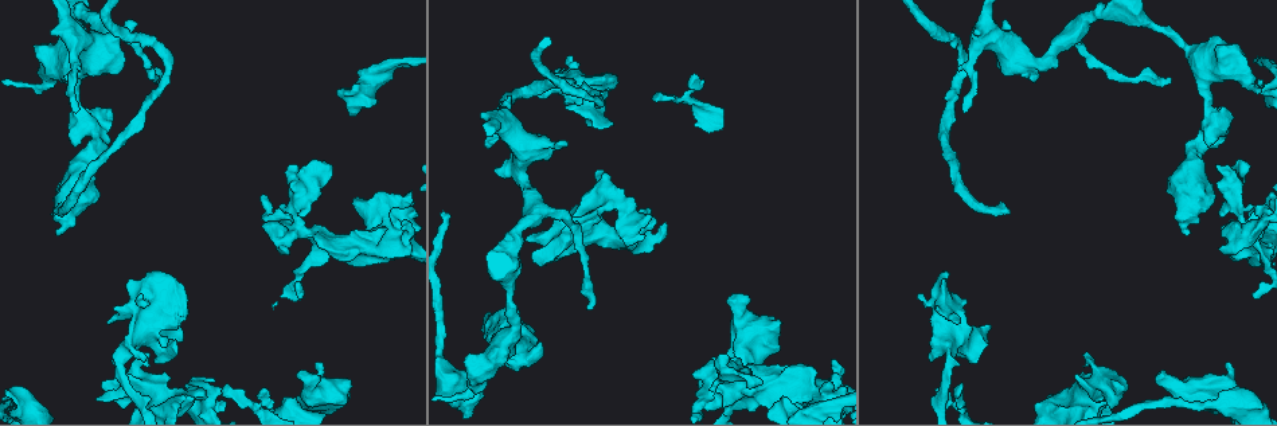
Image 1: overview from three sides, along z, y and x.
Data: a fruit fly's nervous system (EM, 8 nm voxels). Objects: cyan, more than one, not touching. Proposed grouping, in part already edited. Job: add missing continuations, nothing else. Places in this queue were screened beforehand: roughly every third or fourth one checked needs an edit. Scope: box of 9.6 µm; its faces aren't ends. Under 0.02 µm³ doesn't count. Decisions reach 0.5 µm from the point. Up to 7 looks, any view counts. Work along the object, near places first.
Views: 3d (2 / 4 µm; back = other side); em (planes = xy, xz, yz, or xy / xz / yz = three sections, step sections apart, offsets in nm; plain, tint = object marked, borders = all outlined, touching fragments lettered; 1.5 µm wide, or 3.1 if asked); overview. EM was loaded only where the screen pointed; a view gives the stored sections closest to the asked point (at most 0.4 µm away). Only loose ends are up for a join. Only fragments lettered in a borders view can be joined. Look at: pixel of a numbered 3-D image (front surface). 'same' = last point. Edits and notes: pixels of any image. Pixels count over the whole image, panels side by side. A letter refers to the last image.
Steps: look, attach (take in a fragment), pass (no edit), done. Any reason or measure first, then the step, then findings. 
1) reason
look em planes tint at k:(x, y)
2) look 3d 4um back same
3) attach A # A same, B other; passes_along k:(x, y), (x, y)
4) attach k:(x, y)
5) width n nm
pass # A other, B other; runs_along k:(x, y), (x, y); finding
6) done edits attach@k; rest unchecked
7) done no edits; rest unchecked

an open end
look em planes plain at 1:(985, 327)

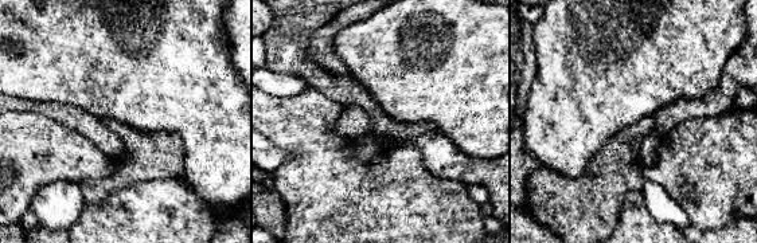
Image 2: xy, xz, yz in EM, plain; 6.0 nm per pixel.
what lies round it
look em planes borders same

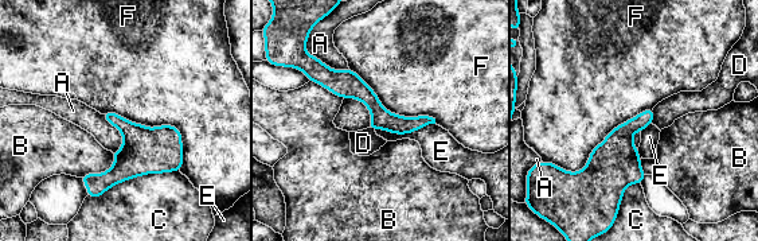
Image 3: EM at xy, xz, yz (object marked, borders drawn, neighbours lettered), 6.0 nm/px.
pass # A other, B other, C other, D other, E other, F other; runs_along 3:(316, 72), (393, 123), (429, 120); no lettered fragment goes on from it

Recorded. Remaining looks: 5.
long arm stops here
look em yz step 8 borders at 1:(1005, 210)

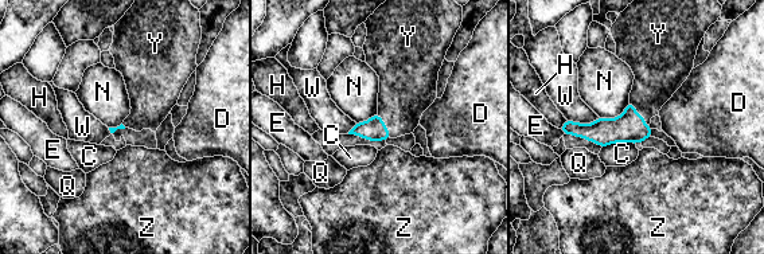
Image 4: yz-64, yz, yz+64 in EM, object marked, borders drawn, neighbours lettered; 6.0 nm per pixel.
cut it another way
look em planes borders same

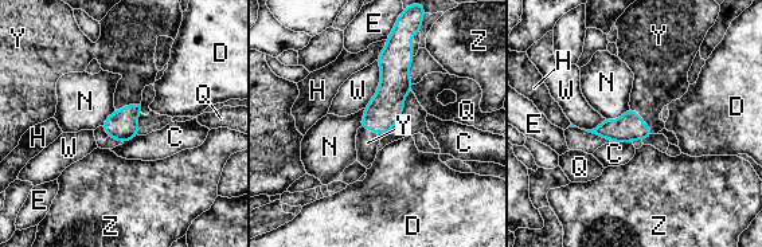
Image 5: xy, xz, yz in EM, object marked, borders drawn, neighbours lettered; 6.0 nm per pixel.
width 170 nm
attach Y # C other, D other, E other, H other, N other, Q other, W other, Y same, Z other; the neuron continues

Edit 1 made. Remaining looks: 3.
free end
look em xy step 8 borders at 1:(300, 294)

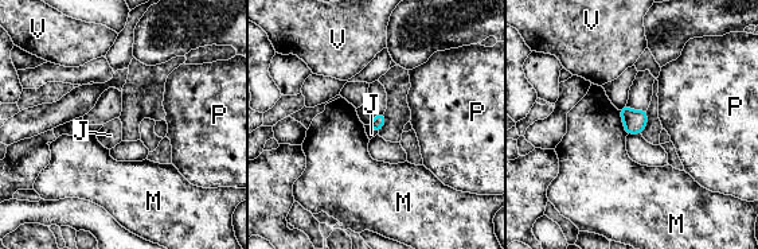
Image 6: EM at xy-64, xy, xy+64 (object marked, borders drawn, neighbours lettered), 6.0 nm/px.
look em planes borders same

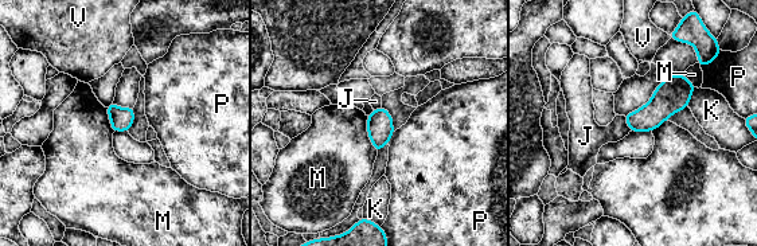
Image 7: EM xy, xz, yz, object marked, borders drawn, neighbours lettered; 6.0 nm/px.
width 140 nm
pass # J other, K other, M other, P other, V other; border 7:(366, 116), (367, 137), (377, 152); none of them fits

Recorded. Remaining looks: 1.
done edits attach@5; rest unchecked

